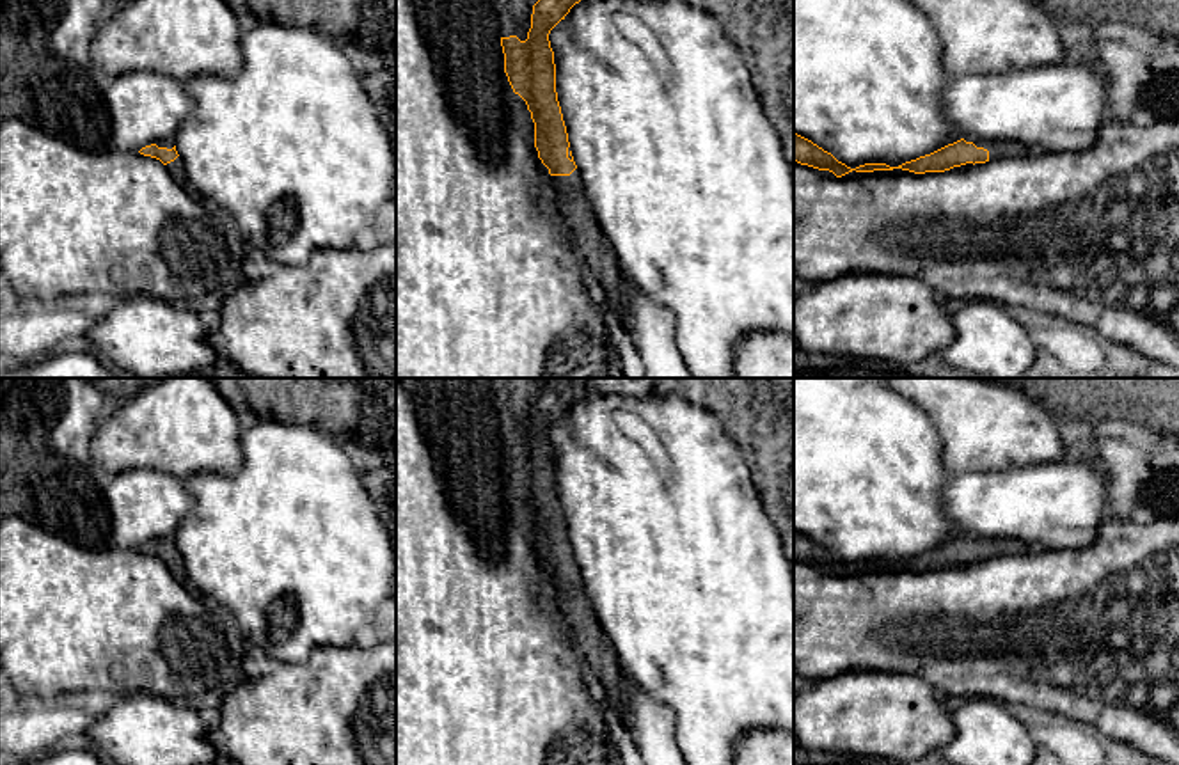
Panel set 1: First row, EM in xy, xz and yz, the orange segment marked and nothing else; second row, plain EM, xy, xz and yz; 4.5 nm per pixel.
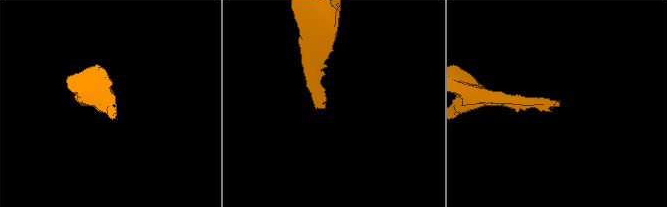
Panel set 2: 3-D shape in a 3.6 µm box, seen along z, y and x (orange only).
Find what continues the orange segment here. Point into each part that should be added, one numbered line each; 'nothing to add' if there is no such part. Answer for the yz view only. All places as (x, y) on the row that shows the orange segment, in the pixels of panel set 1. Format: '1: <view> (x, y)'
1: yz (997, 149)

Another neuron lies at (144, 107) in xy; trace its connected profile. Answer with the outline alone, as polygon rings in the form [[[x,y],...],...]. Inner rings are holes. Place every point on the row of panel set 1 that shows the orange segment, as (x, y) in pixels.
[[[151,71],[123,73],[103,82],[103,99],[110,117],[108,142],[121,153],[174,138],[192,110],[183,82]]]

